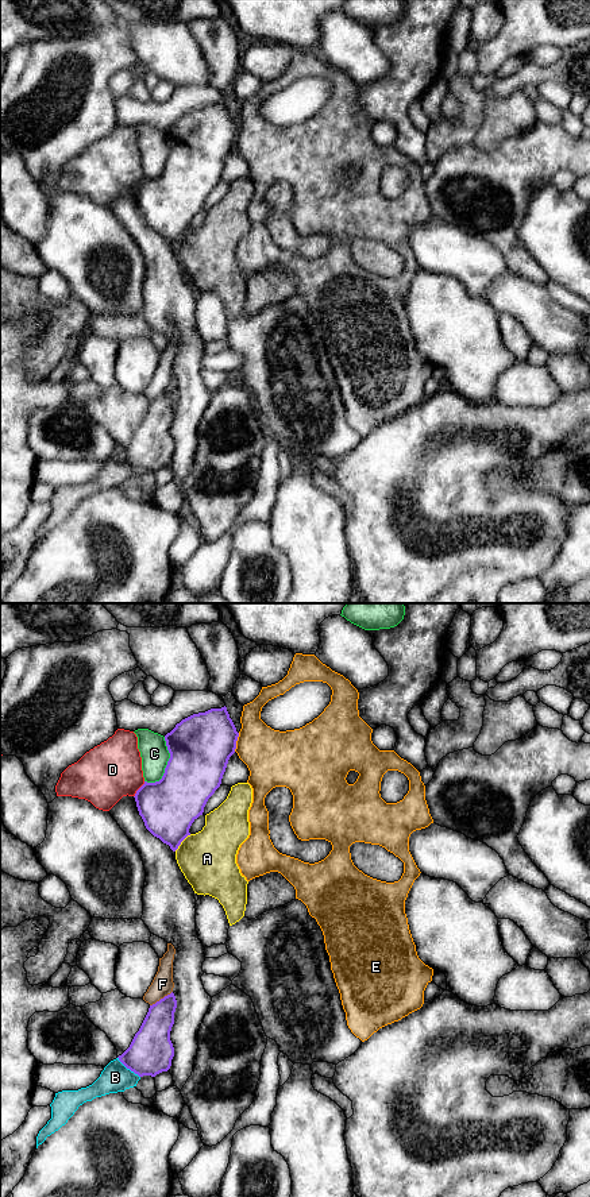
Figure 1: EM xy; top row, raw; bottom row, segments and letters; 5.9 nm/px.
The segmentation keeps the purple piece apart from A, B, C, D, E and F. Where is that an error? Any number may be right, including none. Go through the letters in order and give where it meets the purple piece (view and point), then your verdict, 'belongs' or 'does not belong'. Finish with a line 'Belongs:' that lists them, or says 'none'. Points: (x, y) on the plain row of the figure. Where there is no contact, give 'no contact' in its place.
A: xy (181, 236) | does not belong
B: xy (128, 463) | does not belong
C: xy (168, 159) | does not belong
D: xy (138, 185) | does not belong
E: xy (235, 138) | does not belong
F: xy (161, 394) | does not belong
Belongs: none

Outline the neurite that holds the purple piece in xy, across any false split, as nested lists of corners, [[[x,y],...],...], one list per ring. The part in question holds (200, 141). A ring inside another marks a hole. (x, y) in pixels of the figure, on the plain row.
[[[227,103],[193,109],[165,131],[170,154],[159,177],[136,186],[135,197],[146,224],[173,247],[190,231],[192,219],[204,208],[208,194],[220,182],[230,152],[235,148],[239,128]]]

